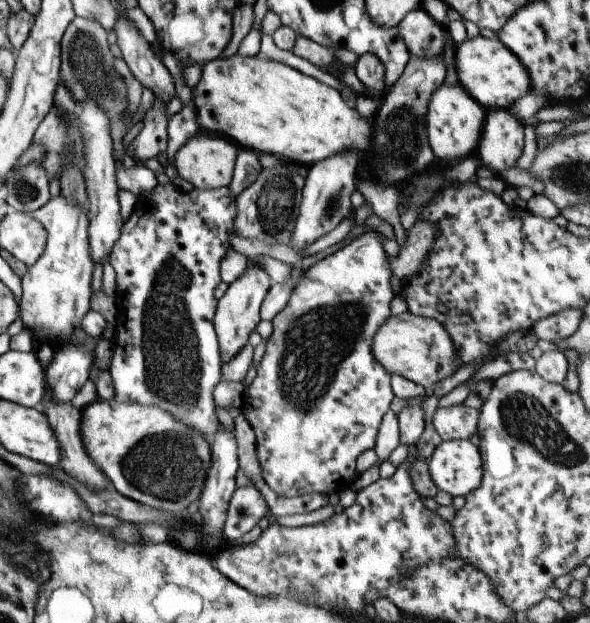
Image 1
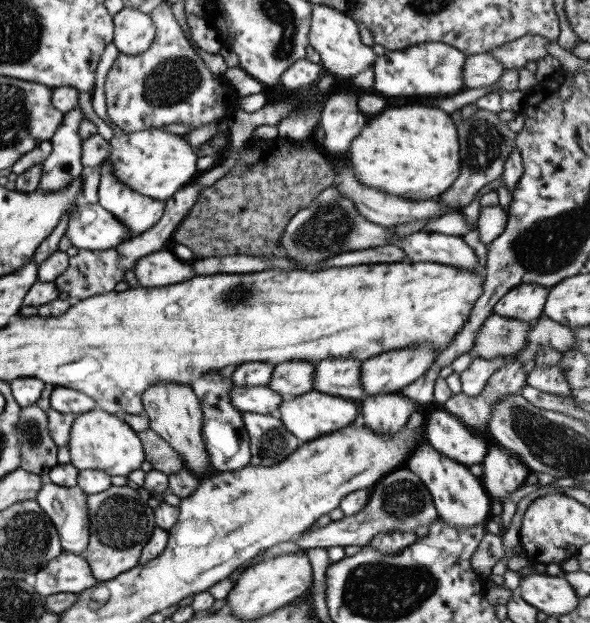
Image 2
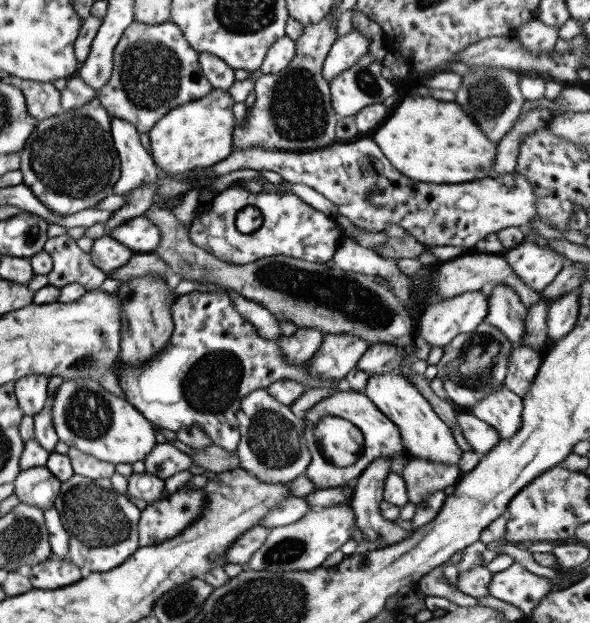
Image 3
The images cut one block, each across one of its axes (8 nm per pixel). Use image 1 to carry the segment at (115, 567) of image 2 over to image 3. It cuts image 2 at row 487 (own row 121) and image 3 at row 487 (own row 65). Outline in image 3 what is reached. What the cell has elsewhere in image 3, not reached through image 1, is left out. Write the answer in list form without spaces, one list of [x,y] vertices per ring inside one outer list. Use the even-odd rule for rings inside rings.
[[[73,473],[71,478],[60,484],[53,504],[61,527],[68,534],[66,559],[69,558],[79,568],[84,566],[91,573],[107,572],[121,565],[137,550],[136,525],[140,510],[116,492],[109,479],[90,480]]]

